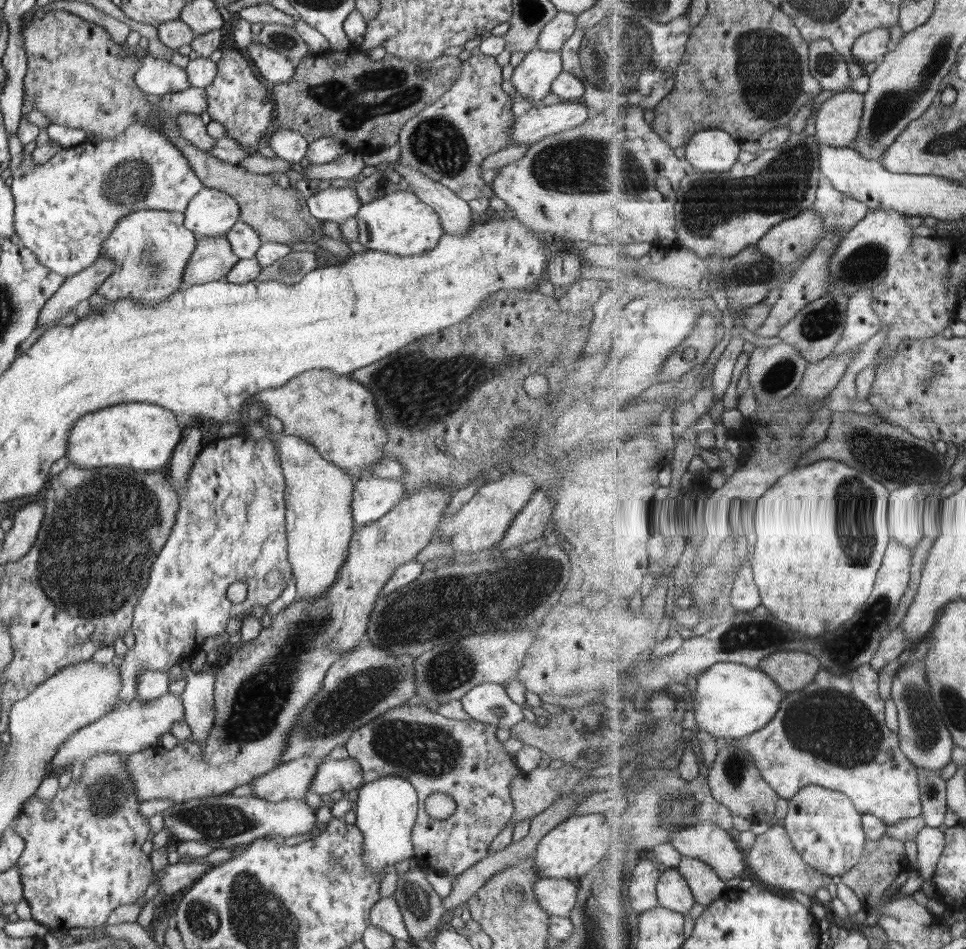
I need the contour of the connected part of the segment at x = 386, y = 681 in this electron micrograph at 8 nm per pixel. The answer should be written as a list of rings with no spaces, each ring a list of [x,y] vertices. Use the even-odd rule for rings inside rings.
[[[364,637],[357,647],[328,669],[321,692],[307,704],[299,716],[299,722],[289,732],[281,764],[302,757],[326,758],[338,745],[346,744],[354,730],[414,698],[418,693],[414,666],[416,659],[414,655],[389,655],[380,644]]]

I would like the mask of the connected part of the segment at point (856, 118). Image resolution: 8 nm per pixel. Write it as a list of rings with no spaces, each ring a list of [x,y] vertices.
[[[836,93],[818,110],[816,129],[822,141],[832,146],[854,146],[863,128],[867,94]]]

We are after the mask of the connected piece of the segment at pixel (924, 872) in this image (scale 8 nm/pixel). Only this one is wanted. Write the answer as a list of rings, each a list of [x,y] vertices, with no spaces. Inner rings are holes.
[[[926,825],[924,830],[918,836],[919,855],[917,862],[919,874],[923,881],[934,880],[938,872],[938,864],[948,846],[948,837],[946,832],[942,832],[939,827]]]

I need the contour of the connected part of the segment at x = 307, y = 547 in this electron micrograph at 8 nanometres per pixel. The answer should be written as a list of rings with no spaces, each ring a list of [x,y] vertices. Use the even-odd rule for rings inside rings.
[[[301,436],[279,438],[278,450],[285,478],[288,562],[296,579],[298,599],[325,595],[336,573],[346,564],[355,529],[351,511],[355,479],[343,468],[325,459],[320,451]]]

